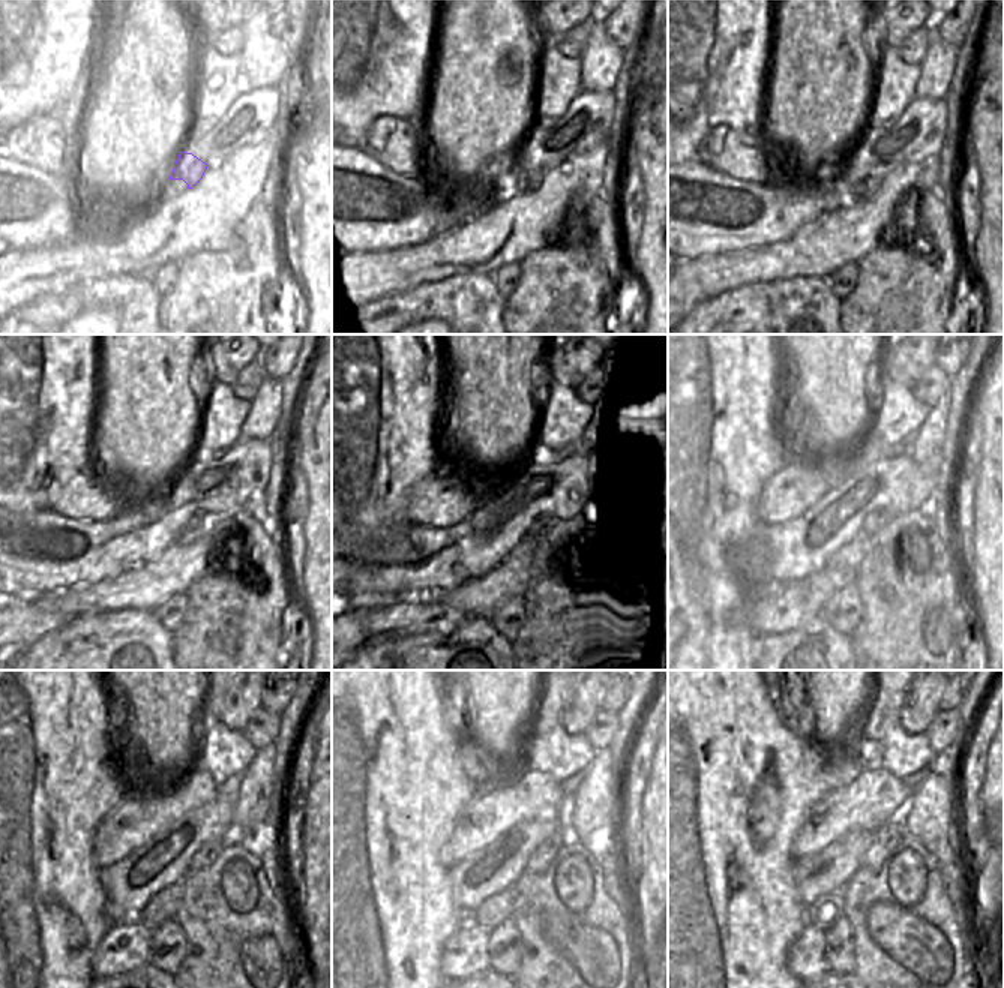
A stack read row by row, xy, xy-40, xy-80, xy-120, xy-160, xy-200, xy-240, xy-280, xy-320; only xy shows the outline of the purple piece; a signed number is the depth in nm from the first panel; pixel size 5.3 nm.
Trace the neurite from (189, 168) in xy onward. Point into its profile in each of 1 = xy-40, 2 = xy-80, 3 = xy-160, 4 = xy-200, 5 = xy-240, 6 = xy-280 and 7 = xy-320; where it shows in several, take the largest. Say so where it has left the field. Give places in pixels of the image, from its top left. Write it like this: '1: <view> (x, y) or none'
1: xy-40 (518, 180)
2: xy-80 (865, 191)
3: xy-160 (523, 553)
4: xy-200 (850, 556)
5: xy-240 (164, 906)
6: xy-280 (495, 909)
7: xy-320 (826, 910)

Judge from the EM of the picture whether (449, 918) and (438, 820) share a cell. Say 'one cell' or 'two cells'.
one cell

